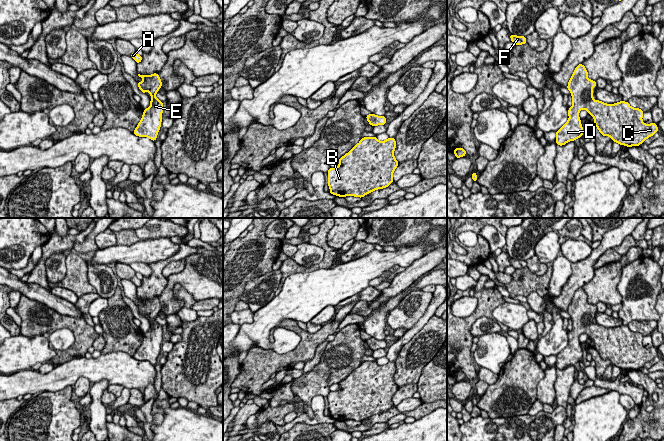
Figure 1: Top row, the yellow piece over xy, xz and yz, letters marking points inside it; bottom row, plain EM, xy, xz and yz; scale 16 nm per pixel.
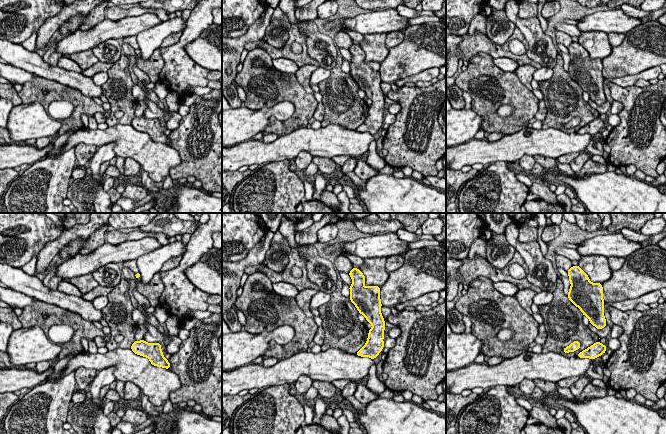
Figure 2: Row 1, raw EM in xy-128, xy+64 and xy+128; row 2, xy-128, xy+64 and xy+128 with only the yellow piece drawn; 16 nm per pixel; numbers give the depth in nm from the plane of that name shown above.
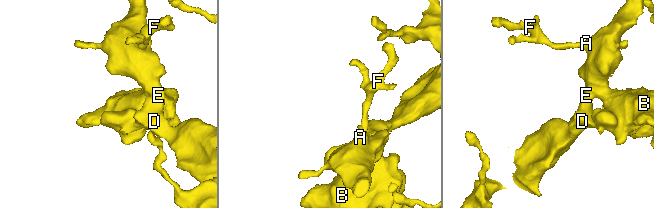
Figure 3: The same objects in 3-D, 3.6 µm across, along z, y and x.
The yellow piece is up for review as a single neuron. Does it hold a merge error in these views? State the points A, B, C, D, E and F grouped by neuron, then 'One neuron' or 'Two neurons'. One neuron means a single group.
Groups: A B C D E F. One neuron

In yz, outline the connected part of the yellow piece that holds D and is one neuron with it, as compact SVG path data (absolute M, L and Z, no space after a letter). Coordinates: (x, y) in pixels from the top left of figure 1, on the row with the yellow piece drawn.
M579 64L568 82L568 90L572 95L572 107L568 109L568 121L556 132L556 144L562 146L569 141L574 141L583 135L583 127L580 122L579 112L586 109L594 118L594 124L603 136L609 136L614 142L627 147L639 146L641 143L658 132L657 125L652 122L647 125L642 121L643 111L633 108L628 102L620 101L615 104L606 104L593 99L593 87L596 81L590 80L588 72L583 64Z

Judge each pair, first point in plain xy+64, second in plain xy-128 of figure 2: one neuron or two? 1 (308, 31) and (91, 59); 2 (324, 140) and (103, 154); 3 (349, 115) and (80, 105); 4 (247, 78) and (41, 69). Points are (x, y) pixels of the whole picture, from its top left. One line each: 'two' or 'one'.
1: two
2: two
3: two
4: two

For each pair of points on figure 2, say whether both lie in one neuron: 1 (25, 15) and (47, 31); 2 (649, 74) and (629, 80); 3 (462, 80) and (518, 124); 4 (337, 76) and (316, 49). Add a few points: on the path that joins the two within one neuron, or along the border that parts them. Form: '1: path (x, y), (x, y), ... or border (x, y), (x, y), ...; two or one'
1: border (60, 12), (49, 16), (37, 32); two
2: path (644, 75), (634, 78); one
3: path (477, 94), (485, 102), (488, 111), (503, 124); one
4: border (338, 54), (335, 65), (330, 70); two

